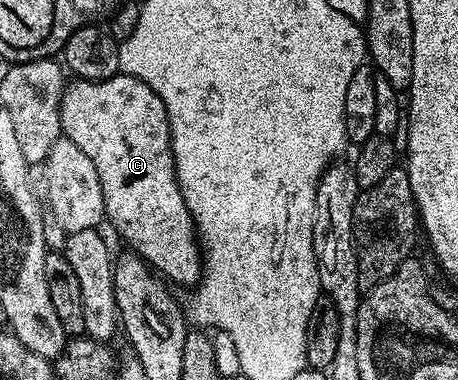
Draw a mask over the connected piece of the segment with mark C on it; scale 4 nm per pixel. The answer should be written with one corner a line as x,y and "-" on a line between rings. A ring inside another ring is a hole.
121,72
113,74
112,77
105,78
99,82
79,77
75,77
70,81
65,83
62,92
62,103
59,108
62,134
68,140
72,140
72,144
76,144
76,148
80,148
80,152
84,152
84,156
88,156
88,160
96,168
96,176
100,176
100,188
104,192
104,208
106,209
105,221
107,223
111,222
114,225
115,232
130,245
127,247
133,253
139,254
155,271
160,272
163,279
169,280
171,283
179,282
182,286
193,287
202,276
202,260
204,255
200,249
190,209
188,208
188,204
184,204
184,196
180,192
178,181
176,180
172,144
170,143
170,125
168,124
168,112
164,108
164,100
160,100
160,96
156,96
156,92
152,92
152,88
148,88
148,84
144,84
140,80
136,80
132,76

